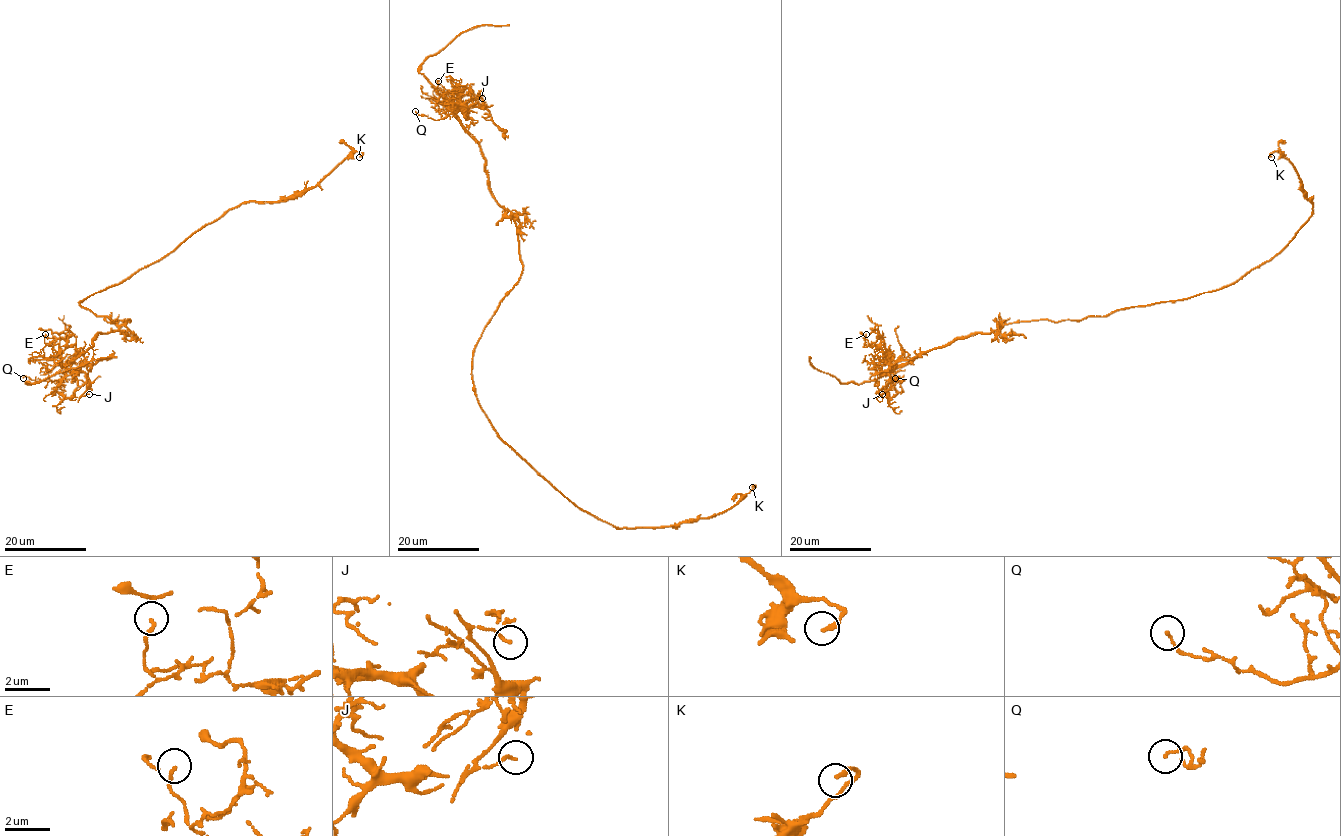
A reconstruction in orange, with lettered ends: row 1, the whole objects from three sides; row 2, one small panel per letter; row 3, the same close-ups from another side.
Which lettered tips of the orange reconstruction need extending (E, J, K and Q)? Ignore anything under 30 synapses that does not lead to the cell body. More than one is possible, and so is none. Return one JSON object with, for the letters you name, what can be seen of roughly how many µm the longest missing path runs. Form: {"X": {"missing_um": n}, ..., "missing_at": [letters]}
{"missing_at": []}

